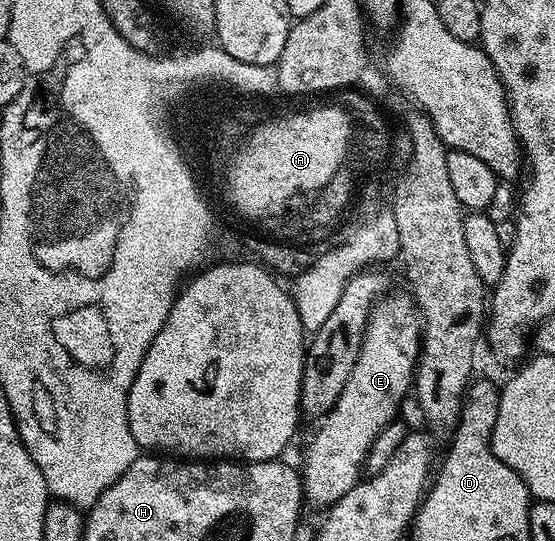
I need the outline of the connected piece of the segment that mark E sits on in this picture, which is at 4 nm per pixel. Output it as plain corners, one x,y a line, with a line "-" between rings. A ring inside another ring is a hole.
395,292
373,305
355,370
351,370
351,378
347,378
347,386
343,386
343,394
339,394
335,406
318,423
321,425
305,452
305,469
302,467
299,475
308,503
310,500
313,504
328,506
356,486
362,479
371,442
398,415
401,399
408,392
410,395
414,387
423,325
412,295

